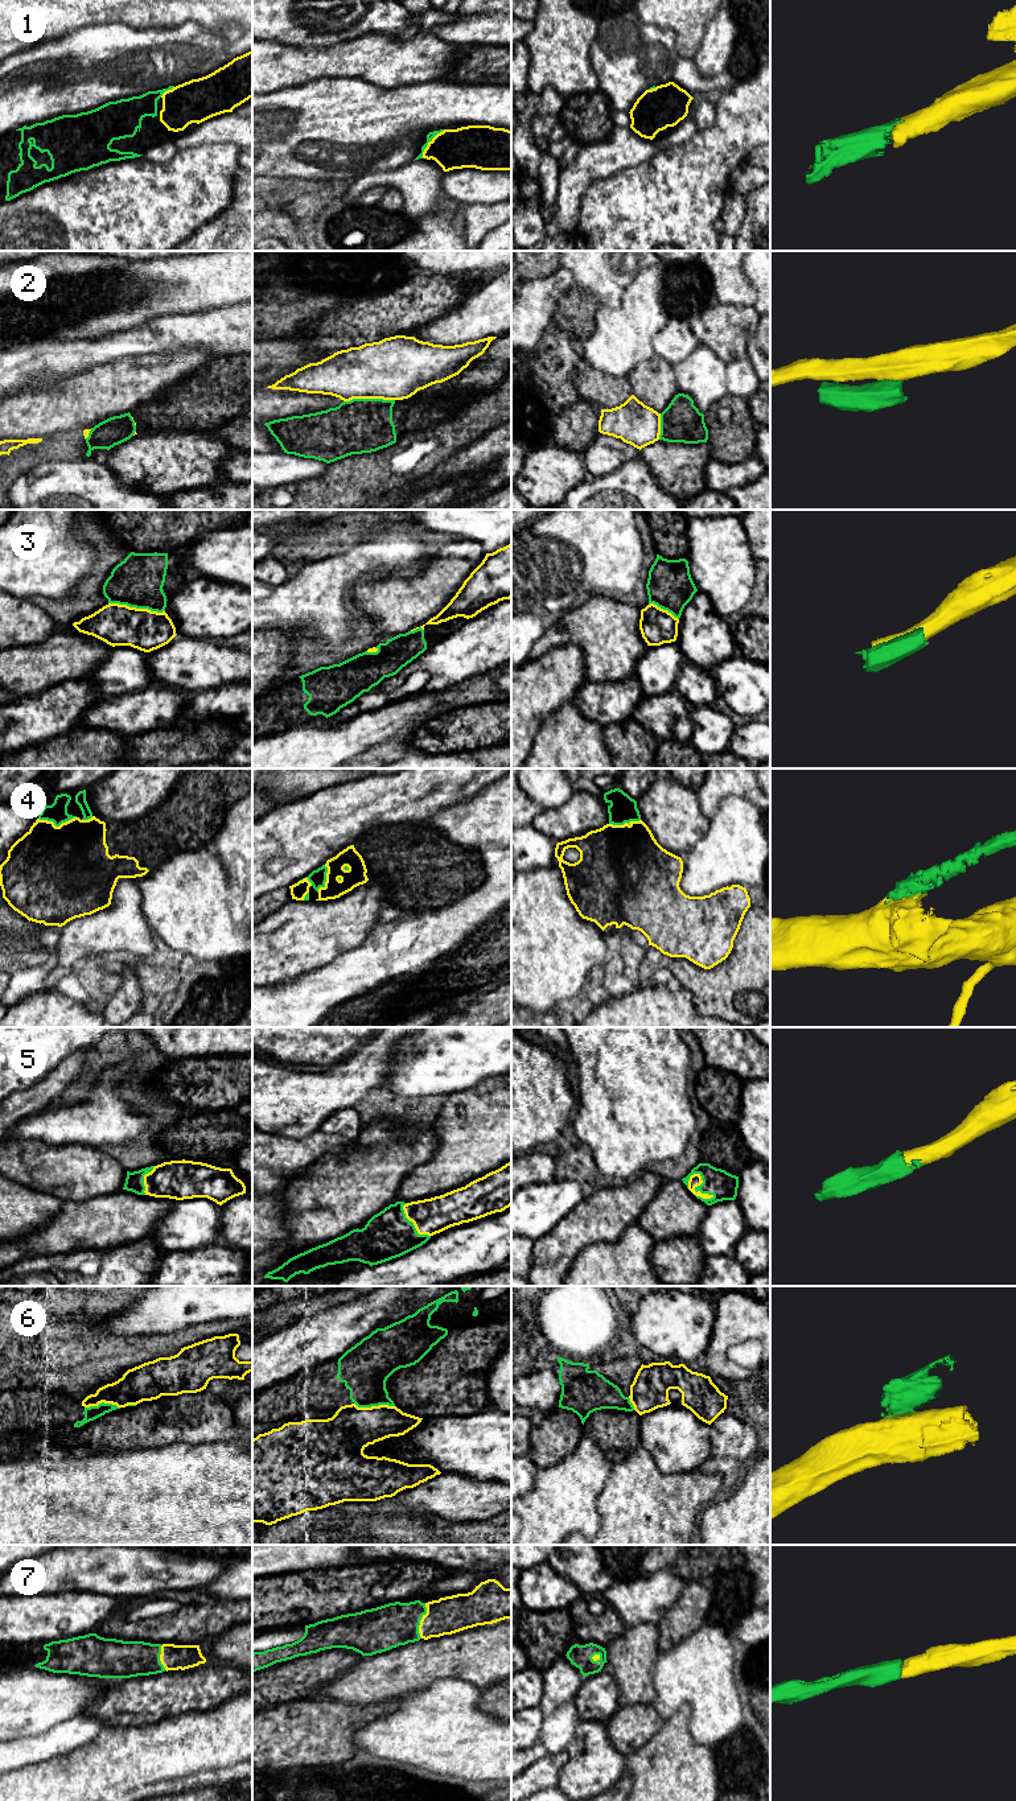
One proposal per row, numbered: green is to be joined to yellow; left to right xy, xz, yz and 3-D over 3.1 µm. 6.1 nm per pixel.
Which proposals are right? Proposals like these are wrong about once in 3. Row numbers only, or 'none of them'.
1, 4, 5, 7

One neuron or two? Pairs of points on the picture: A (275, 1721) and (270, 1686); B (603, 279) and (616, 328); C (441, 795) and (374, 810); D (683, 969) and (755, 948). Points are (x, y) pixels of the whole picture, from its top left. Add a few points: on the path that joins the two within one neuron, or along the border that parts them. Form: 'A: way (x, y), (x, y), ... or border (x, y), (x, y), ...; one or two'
A: border (303, 1698), (283, 1702), (266, 1710); two
B: border (628, 284), (618, 306), (607, 308), (600, 305); two
C: way (424, 798), (416, 802), (391, 802); one
D: way (700, 976), (727, 976), (737, 965); one

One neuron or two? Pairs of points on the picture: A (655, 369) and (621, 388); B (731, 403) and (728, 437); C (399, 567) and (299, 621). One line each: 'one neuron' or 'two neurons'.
A: two neurons
B: one neuron
C: one neuron

